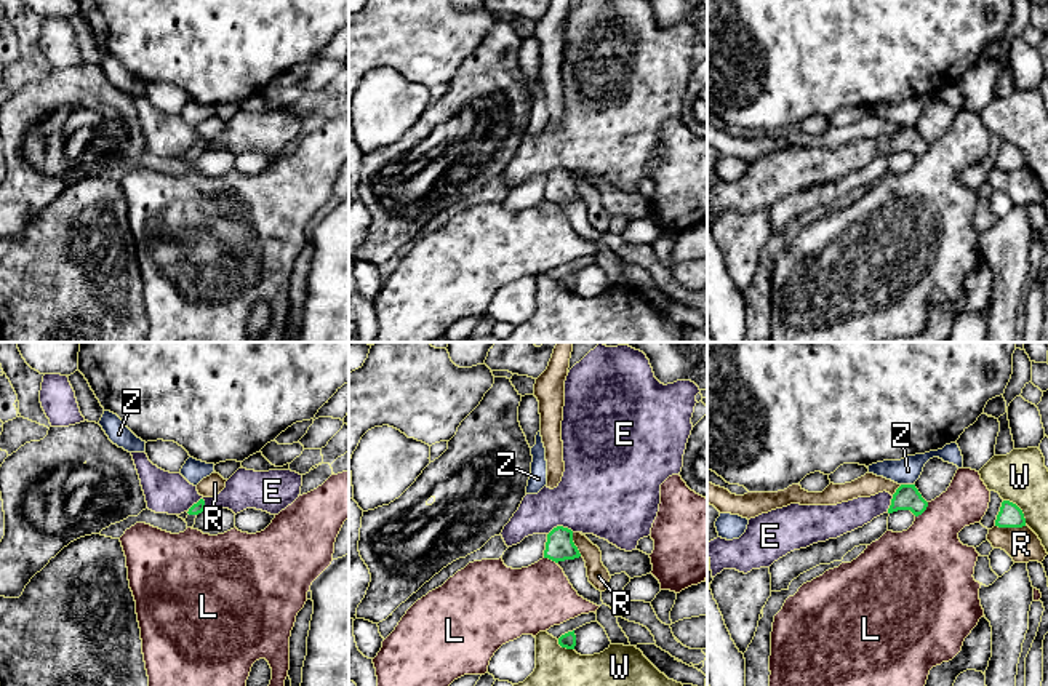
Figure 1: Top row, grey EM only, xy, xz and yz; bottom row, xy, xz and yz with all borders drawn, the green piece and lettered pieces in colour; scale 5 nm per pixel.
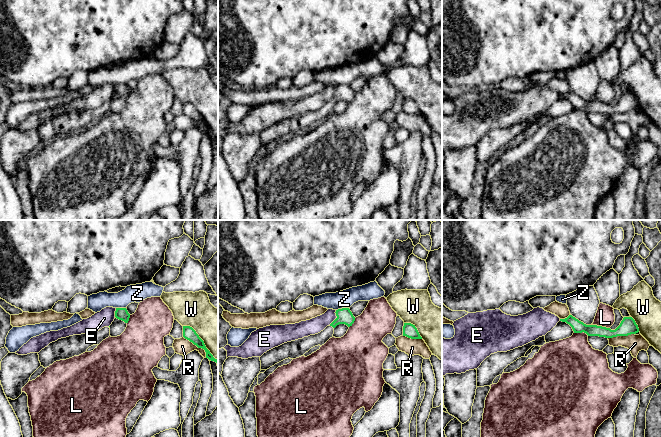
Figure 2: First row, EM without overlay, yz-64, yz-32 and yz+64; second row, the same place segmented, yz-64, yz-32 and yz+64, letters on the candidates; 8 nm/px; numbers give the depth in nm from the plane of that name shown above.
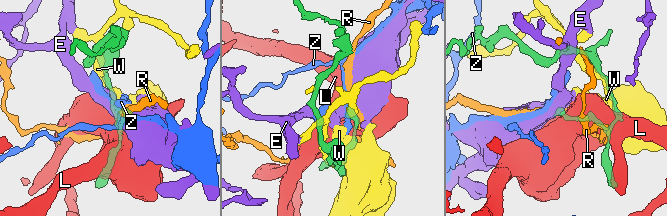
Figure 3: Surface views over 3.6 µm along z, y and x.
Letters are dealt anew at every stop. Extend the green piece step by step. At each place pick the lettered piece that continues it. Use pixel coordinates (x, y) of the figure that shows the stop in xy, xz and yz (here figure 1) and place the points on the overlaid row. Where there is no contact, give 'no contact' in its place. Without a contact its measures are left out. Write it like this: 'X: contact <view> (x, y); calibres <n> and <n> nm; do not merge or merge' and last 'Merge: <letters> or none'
E: contact xy (197, 502); calibres 60 and 200 nm; do not merge
L: contact yz (924, 510); calibres 130 and 380 nm; do not merge
R: contact yz (1010, 526); calibres 120 and 170 nm; do not merge
W: contact yz (1020, 509); calibres 120 and 260 nm; do not merge
Z: contact yz (908, 485); calibres 130 and 140 nm; do not merge
Merge: none

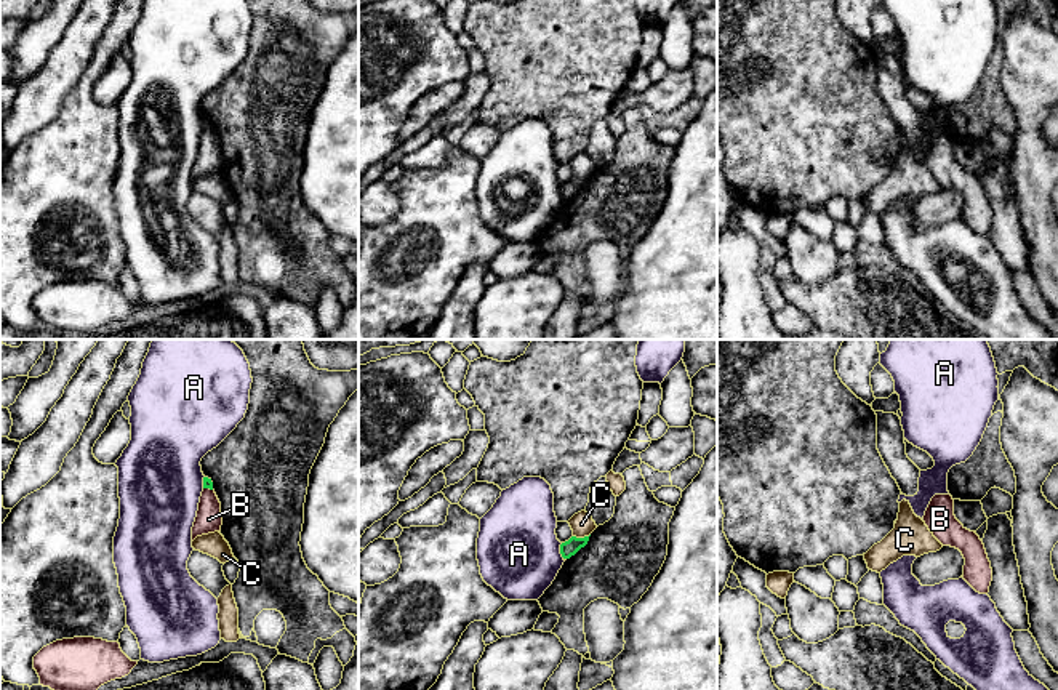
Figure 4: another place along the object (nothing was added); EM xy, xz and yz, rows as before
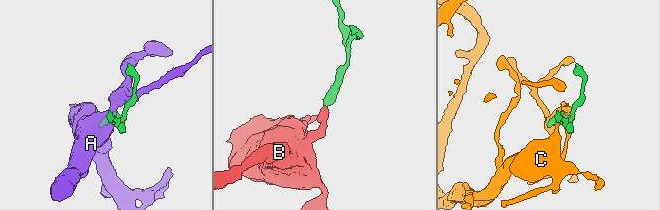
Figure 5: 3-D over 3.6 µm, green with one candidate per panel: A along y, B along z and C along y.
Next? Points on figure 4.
A: contact xz (561, 551); calibres 80 and 420 nm; do not merge
B: contact xy (208, 487); calibres 50 and 130 nm; do not merge
C: contact xz (581, 538); calibres 80 and 120 nm; do not merge
Merge: none

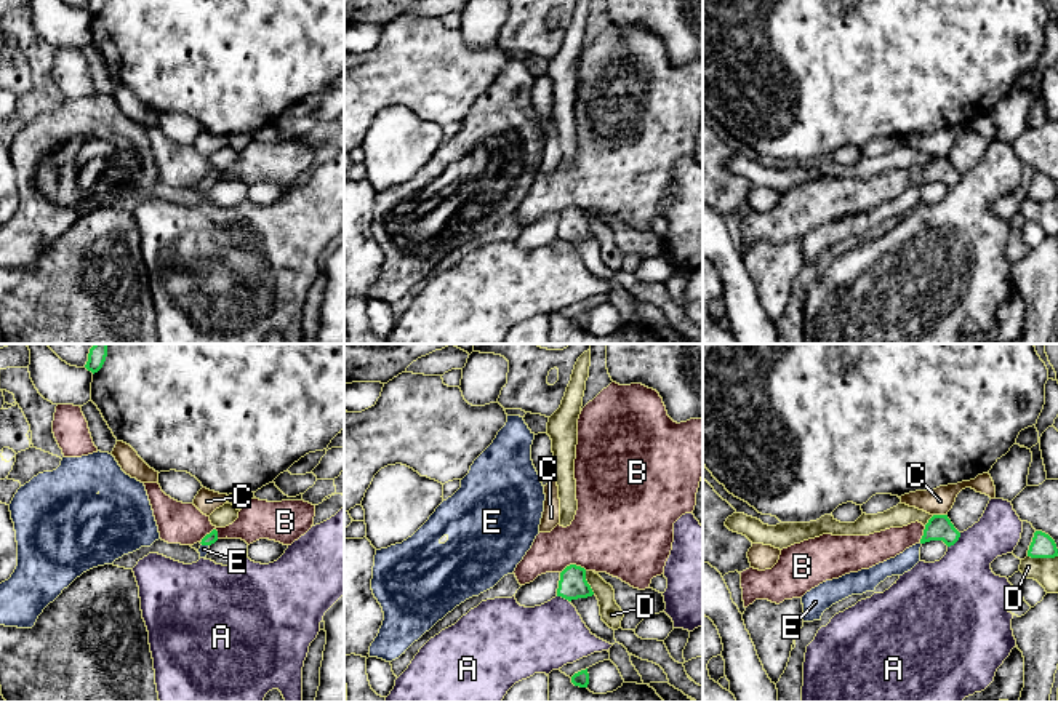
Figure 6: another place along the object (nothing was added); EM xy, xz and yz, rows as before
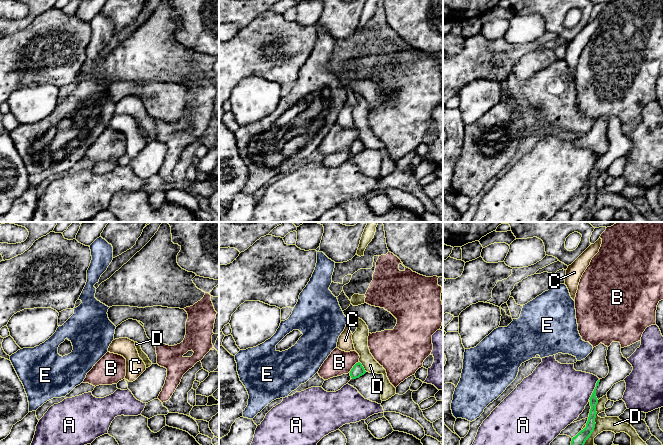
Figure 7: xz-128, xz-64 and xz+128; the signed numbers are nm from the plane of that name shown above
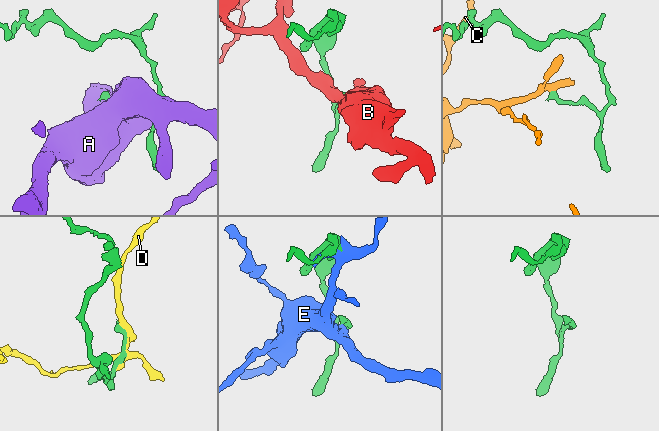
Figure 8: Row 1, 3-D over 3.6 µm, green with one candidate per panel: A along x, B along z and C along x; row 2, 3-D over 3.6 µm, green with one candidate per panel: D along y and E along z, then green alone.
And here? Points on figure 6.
A: contact yz (956, 541); calibres 130 and 380 nm; do not merge
B: contact xy (210, 533); calibres 60 and 200 nm; do not merge
C: contact yz (940, 515); calibres 130 and 140 nm; do not merge
D: contact xz (586, 582); calibres 140 and 110 nm; do not merge
E: contact xy (205, 544); calibres 60 and 50 nm; merge
Merge: E

